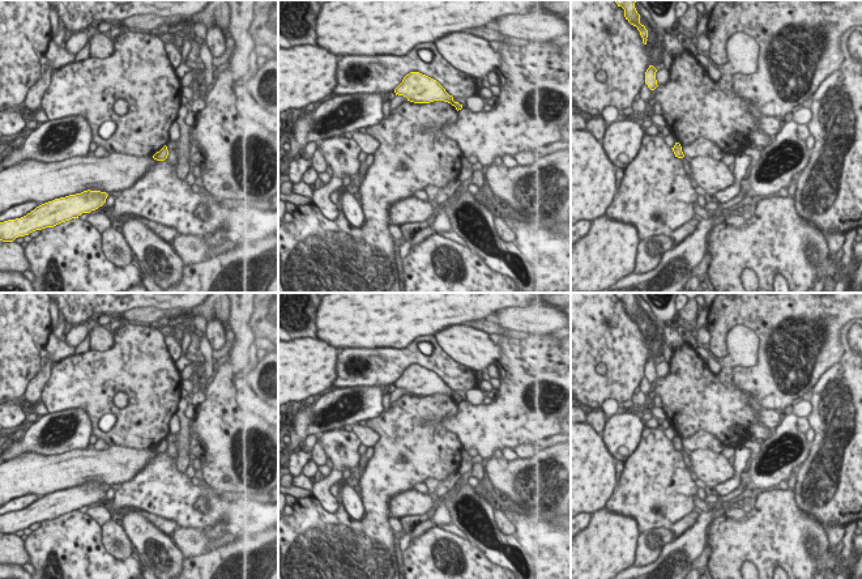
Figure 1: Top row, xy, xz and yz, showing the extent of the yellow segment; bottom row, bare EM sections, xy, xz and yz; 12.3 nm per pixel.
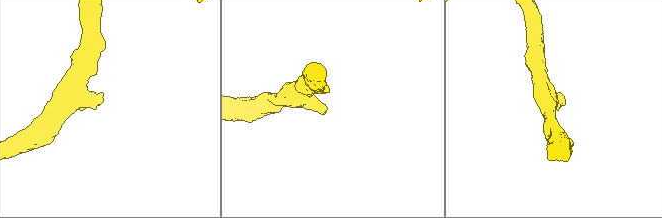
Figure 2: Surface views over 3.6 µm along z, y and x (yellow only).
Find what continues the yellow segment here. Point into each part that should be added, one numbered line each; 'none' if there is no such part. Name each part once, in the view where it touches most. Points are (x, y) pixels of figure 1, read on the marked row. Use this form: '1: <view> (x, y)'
none.

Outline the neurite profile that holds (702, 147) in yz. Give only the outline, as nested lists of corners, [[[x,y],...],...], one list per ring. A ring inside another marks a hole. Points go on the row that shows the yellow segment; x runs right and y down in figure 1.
[[[700,137],[688,145],[680,144],[680,146],[687,159],[695,157],[709,157],[716,161],[721,161],[726,156],[726,153],[724,153],[717,144],[708,141],[704,137]]]

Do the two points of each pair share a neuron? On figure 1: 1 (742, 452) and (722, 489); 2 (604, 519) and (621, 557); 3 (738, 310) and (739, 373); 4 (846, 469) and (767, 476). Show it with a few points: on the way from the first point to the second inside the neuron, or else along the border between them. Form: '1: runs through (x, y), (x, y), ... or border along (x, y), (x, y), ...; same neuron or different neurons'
1: runs through (741, 462), (737, 477), (732, 482); same neuron
2: runs through (605, 528), (611, 548); same neuron
3: runs through (758, 326), (763, 331), (763, 362), (759, 366); same neuron
4: border along (810, 446), (810, 454), (796, 473); different neurons

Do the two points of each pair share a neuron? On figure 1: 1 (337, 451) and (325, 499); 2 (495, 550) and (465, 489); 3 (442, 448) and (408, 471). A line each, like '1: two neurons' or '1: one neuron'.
1: one neuron
2: one neuron
3: one neuron

